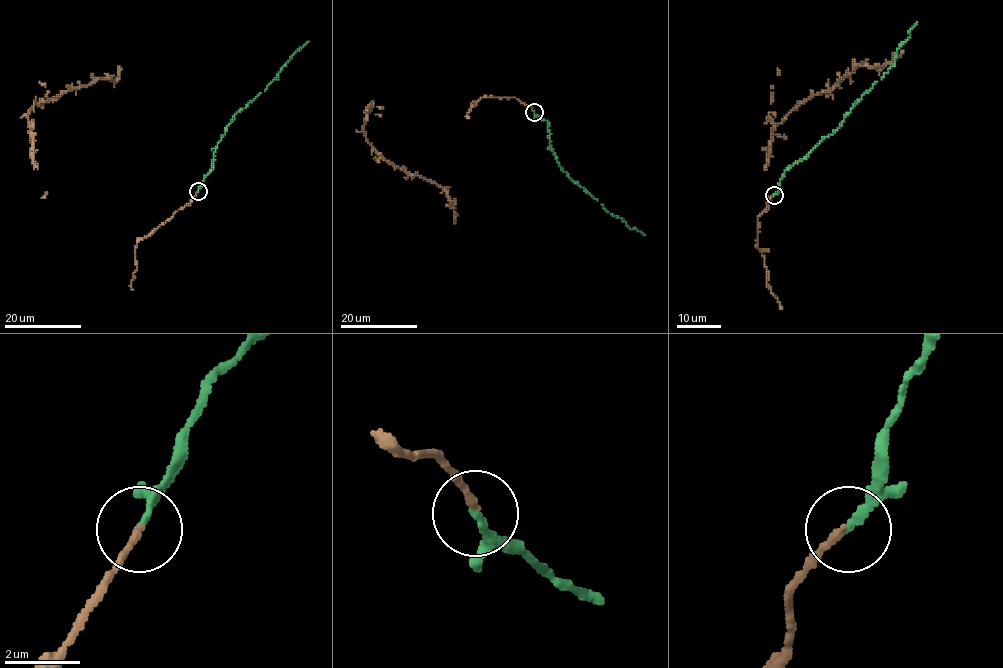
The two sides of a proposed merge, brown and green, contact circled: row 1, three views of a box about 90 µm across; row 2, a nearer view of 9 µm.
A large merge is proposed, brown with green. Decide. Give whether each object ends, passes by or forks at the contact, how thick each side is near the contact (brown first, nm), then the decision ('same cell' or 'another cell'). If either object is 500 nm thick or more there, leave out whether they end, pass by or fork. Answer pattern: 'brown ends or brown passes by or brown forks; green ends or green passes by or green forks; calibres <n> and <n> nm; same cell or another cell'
brown ends; green ends; calibres 190 and 190 nm; same cell

